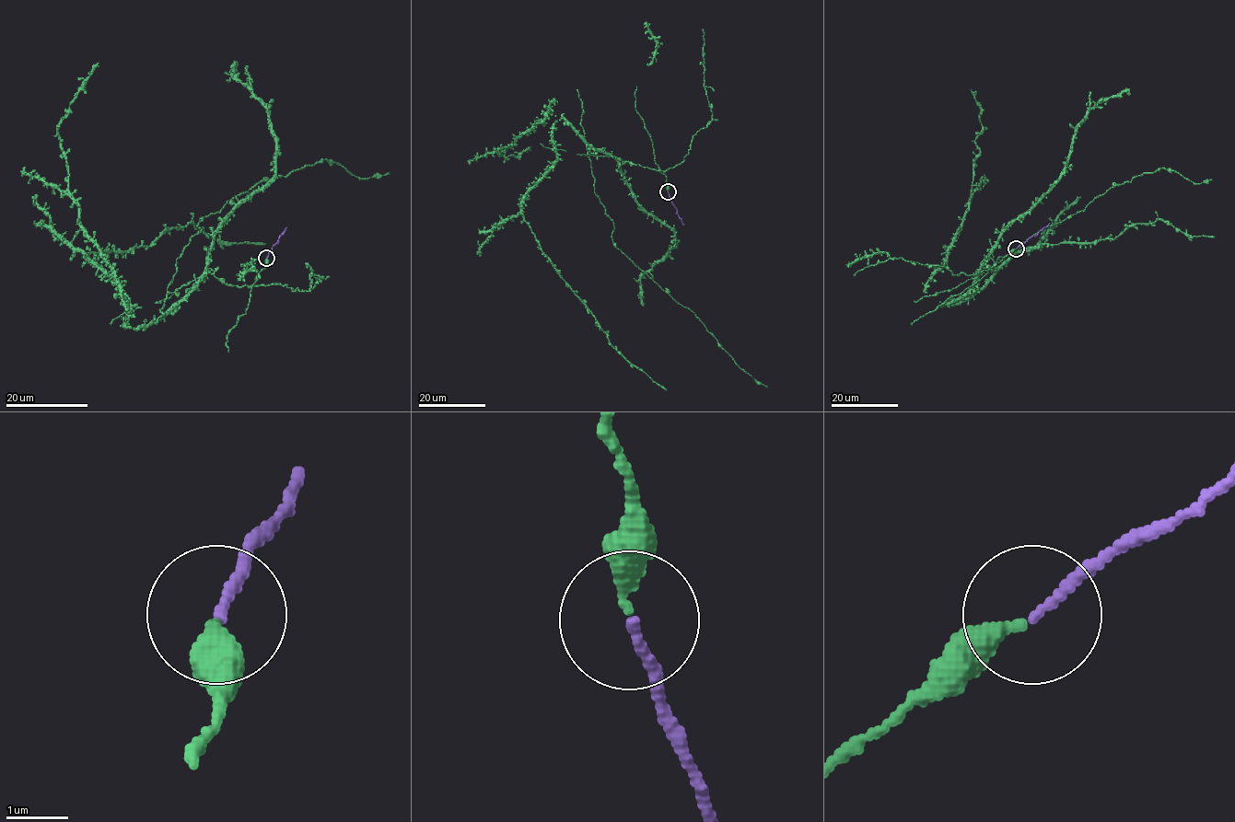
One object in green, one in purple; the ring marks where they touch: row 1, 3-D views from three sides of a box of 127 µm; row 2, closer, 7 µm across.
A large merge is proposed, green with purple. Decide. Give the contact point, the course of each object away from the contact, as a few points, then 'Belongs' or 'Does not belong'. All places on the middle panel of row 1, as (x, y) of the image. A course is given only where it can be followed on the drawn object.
Place: (668, 191). Course of green: (668, 191), (658, 168), (595, 150), (561, 119), (556, 161), (522, 205), (540, 249), (612, 345), (667, 389). Course of purple: (668, 191), (684, 225). Belongs

